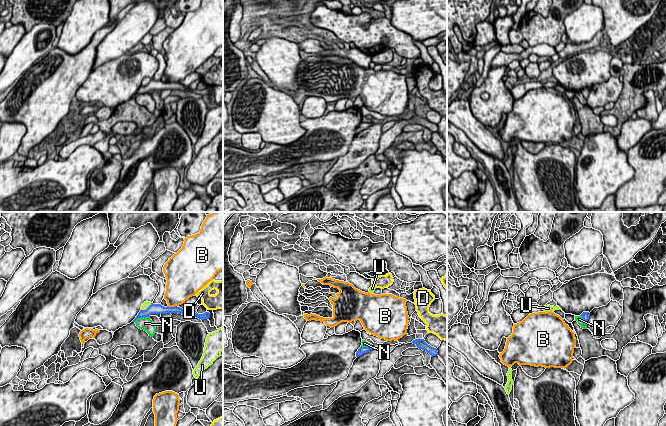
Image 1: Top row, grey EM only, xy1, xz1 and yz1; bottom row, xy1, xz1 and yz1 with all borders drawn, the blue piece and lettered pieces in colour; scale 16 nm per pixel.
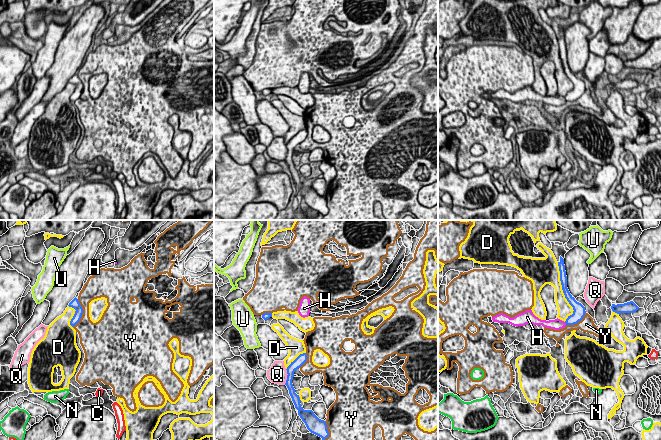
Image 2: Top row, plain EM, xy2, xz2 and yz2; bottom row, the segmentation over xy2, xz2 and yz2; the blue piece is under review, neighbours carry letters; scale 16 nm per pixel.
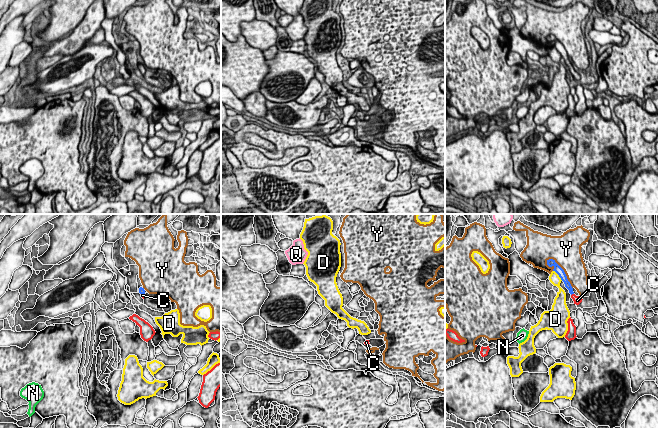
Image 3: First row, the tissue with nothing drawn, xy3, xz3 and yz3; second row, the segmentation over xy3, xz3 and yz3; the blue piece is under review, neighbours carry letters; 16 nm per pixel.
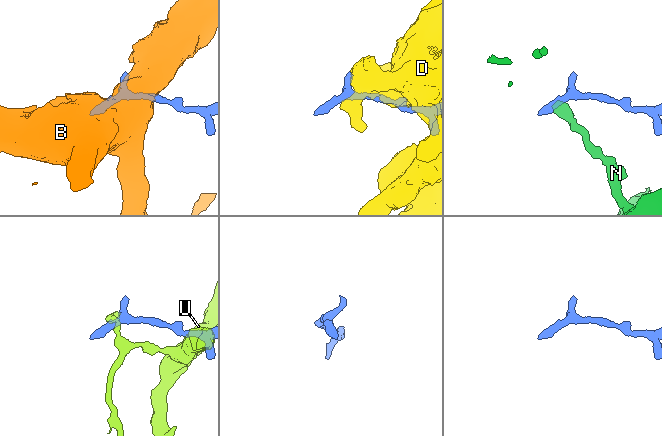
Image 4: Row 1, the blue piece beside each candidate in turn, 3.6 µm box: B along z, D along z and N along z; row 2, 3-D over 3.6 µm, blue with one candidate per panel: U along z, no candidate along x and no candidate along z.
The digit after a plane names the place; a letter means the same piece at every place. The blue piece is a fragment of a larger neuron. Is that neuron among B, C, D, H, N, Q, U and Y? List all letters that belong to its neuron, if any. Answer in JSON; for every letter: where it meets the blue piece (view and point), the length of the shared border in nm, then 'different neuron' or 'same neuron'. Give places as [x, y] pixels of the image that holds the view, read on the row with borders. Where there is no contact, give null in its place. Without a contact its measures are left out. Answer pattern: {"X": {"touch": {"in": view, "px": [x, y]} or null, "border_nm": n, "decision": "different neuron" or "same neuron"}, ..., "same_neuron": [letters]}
{"B": {"touch": {"in": "xy1", "px": [171, 307]}, "border_nm": 160, "decision": "different neuron"}, "C": {"touch": {"in": "yz3", "px": [572, 293]}, "border_nm": 60, "decision": "same neuron"}, "D": {"touch": {"in": "yz2", "px": [563, 292]}, "border_nm": 950, "decision": "different neuron"}, "H": {"touch": {"in": "yz2", "px": [565, 322]}, "border_nm": 60, "decision": "different neuron"}, "N": {"touch": {"in": "xy1", "px": [141, 317]}, "border_nm": 260, "decision": "different neuron"}, "Q": {"touch": {"in": "xz2", "px": [287, 377]}, "border_nm": 260, "decision": "different neuron"}, "U": {"touch": {"in": "xy1", "px": [147, 308]}, "border_nm": 220, "decision": "different neuron"}, "Y": {"touch": {"in": "yz3", "px": [563, 271]}, "border_nm": 650, "decision": "different neuron"}, "same_neuron": ["C"]}

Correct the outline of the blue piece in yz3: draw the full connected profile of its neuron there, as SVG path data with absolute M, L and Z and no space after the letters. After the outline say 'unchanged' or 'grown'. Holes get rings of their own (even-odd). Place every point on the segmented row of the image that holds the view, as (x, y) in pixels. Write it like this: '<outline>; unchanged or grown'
M553 259L547 260L547 265L549 267L552 267L552 266L554 267L553 271L555 271L559 275L561 280L564 282L565 287L569 290L569 293L571 294L571 298L573 299L574 304L579 305L583 299L582 299L582 297L576 296L574 294L573 288L572 288L570 282L568 281L564 270Z; grown

